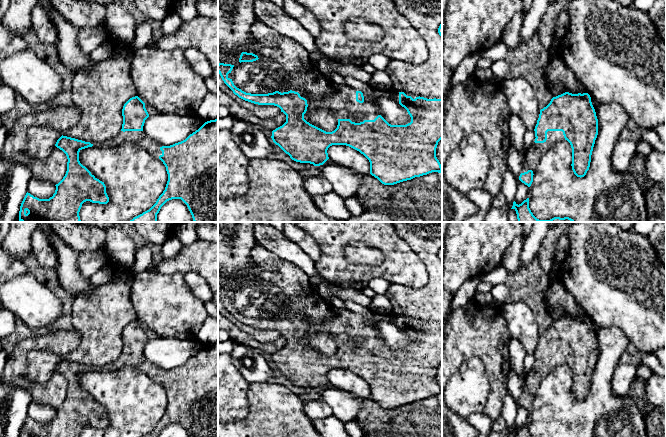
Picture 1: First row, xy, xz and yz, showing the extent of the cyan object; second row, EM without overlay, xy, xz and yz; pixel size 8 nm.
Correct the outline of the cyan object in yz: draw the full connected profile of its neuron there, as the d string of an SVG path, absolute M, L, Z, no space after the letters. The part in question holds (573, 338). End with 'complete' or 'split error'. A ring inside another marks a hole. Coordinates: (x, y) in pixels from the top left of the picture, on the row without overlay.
M565 316L553 321L550 327L540 334L535 350L535 365L524 377L524 388L519 404L528 410L530 422L533 399L541 381L556 367L567 364L572 372L572 394L577 401L584 401L589 394L591 379L598 359L598 343L588 317L572 318Z; split error

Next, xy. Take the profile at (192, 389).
M138 320L130 322L124 328L122 340L123 348L119 358L101 370L114 372L124 368L136 368L149 378L159 382L165 389L168 398L165 414L156 427L143 437L159 437L161 431L172 423L181 423L187 429L190 437L218 437L218 343L205 346L181 366L163 370L143 355L145 344L149 338L145 327Z; split error

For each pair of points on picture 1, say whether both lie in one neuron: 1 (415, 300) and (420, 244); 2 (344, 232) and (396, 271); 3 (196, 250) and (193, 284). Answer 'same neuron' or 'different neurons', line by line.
1: same neuron
2: same neuron
3: different neurons

